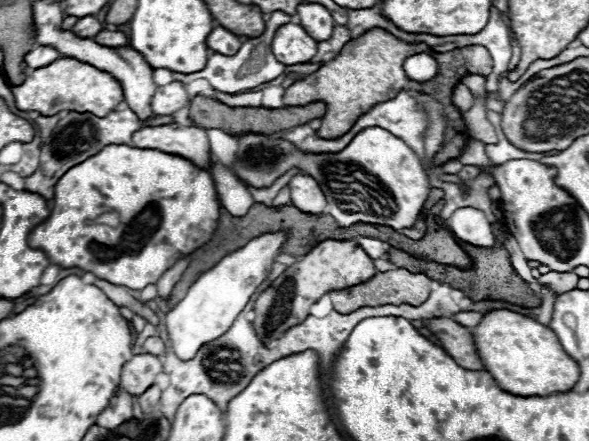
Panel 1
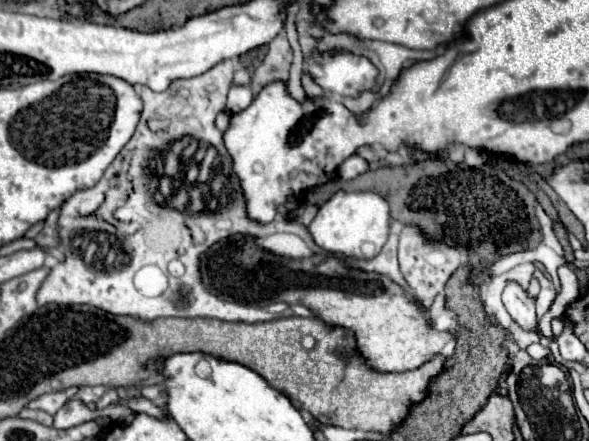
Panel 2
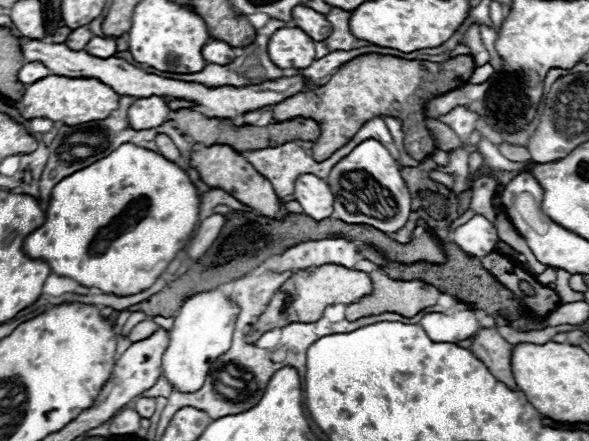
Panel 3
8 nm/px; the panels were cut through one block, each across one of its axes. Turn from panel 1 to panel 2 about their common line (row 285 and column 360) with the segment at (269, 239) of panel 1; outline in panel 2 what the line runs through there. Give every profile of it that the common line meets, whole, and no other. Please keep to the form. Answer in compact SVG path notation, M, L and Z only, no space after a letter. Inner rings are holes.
M336 192L326 204L320 206L316 218L308 226L314 242L332 254L346 258L374 258L388 240L390 210L388 202L374 192Z

